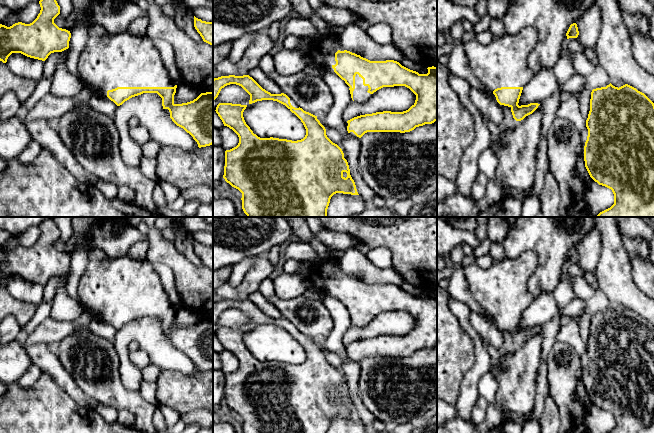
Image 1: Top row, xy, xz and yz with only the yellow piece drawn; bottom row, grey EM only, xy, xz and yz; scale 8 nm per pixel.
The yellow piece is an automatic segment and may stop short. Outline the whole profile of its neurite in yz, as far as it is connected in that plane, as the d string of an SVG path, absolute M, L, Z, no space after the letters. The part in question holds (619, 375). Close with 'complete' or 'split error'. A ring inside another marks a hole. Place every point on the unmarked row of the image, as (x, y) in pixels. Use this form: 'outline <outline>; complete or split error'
outline M610 307L606 311L592 314L586 351L588 360L584 370L585 391L595 406L612 414L614 428L608 433L654 433L654 327L644 317L628 308L618 312Z; complete

